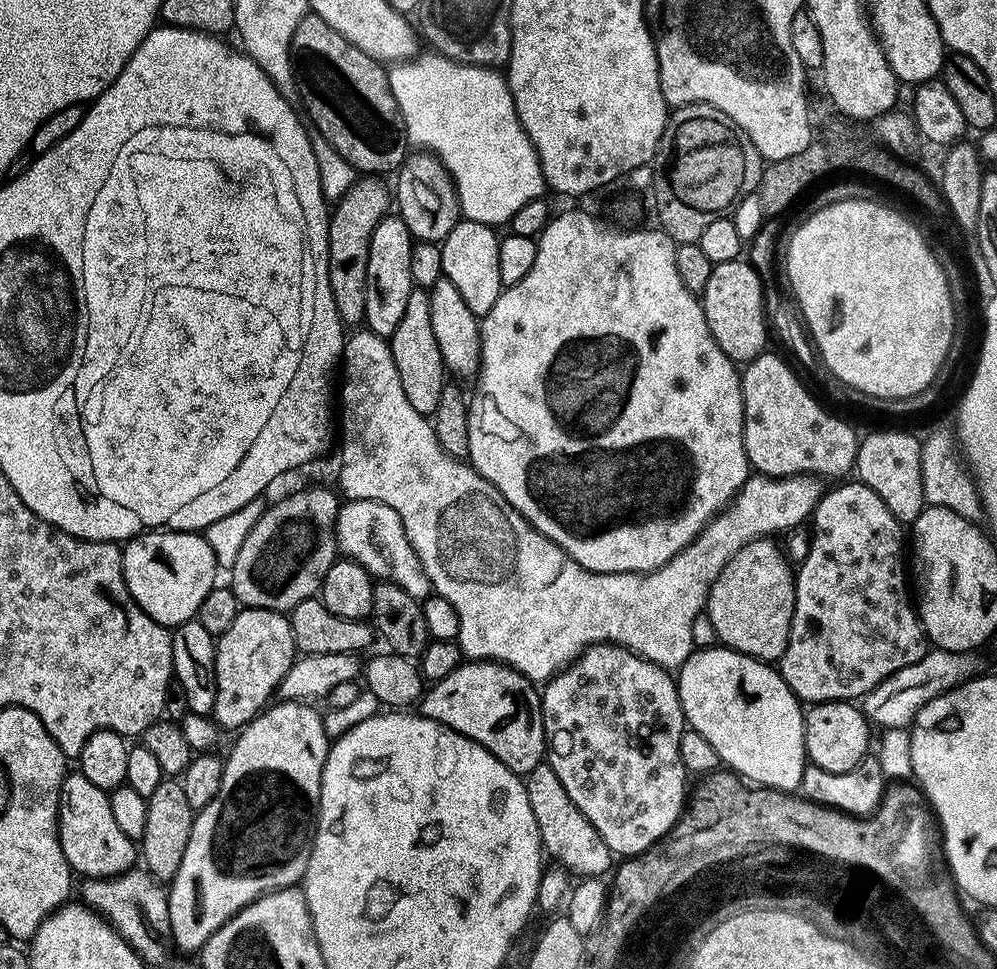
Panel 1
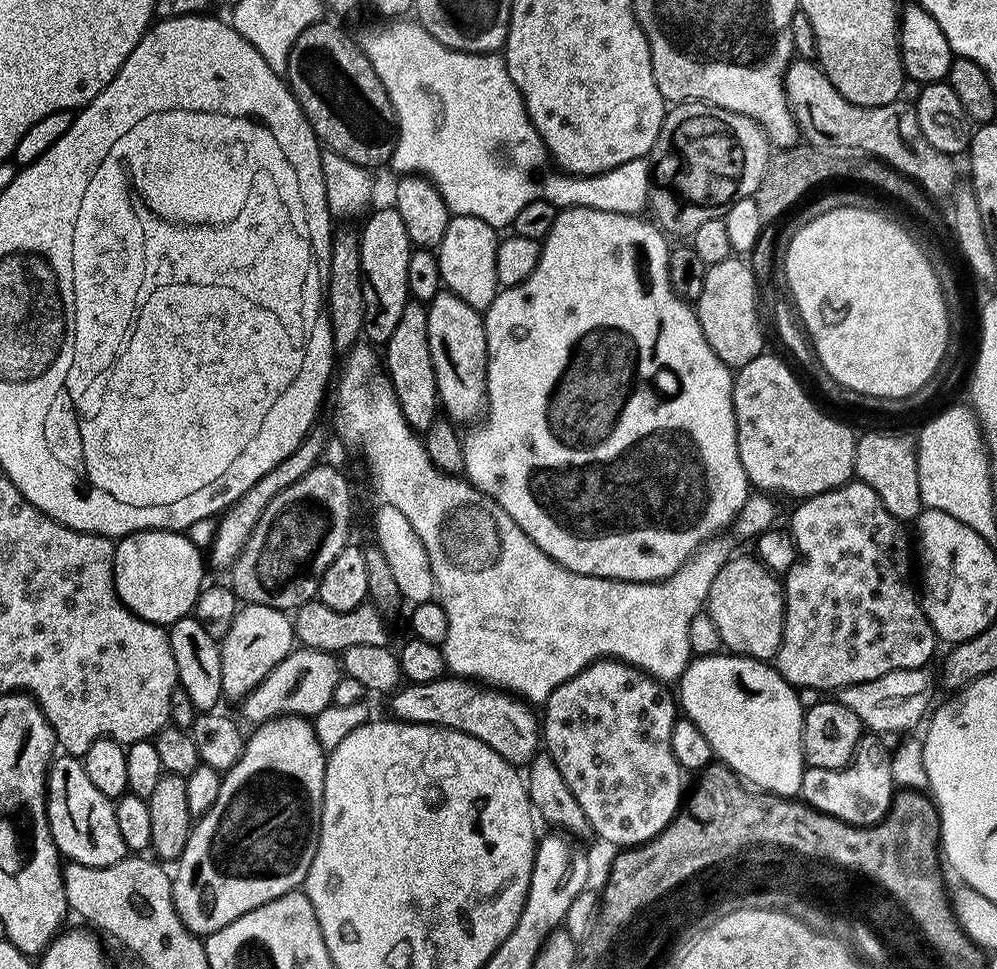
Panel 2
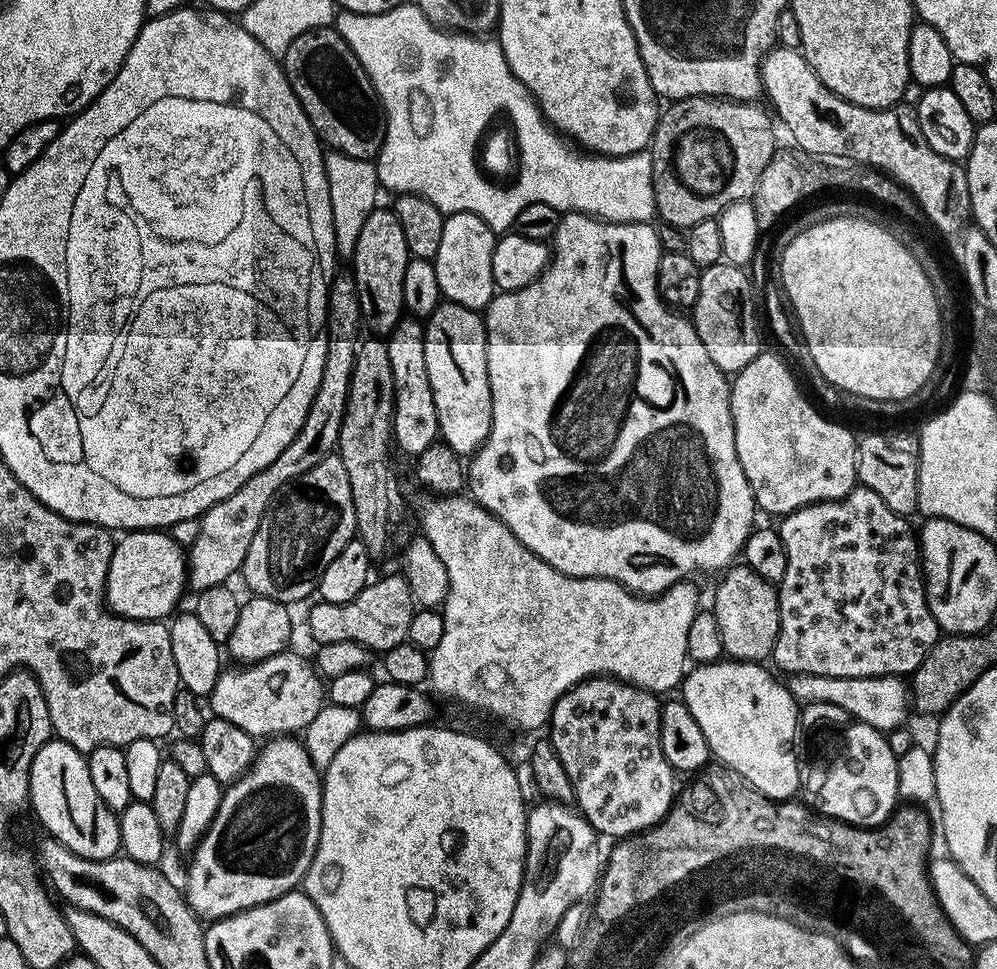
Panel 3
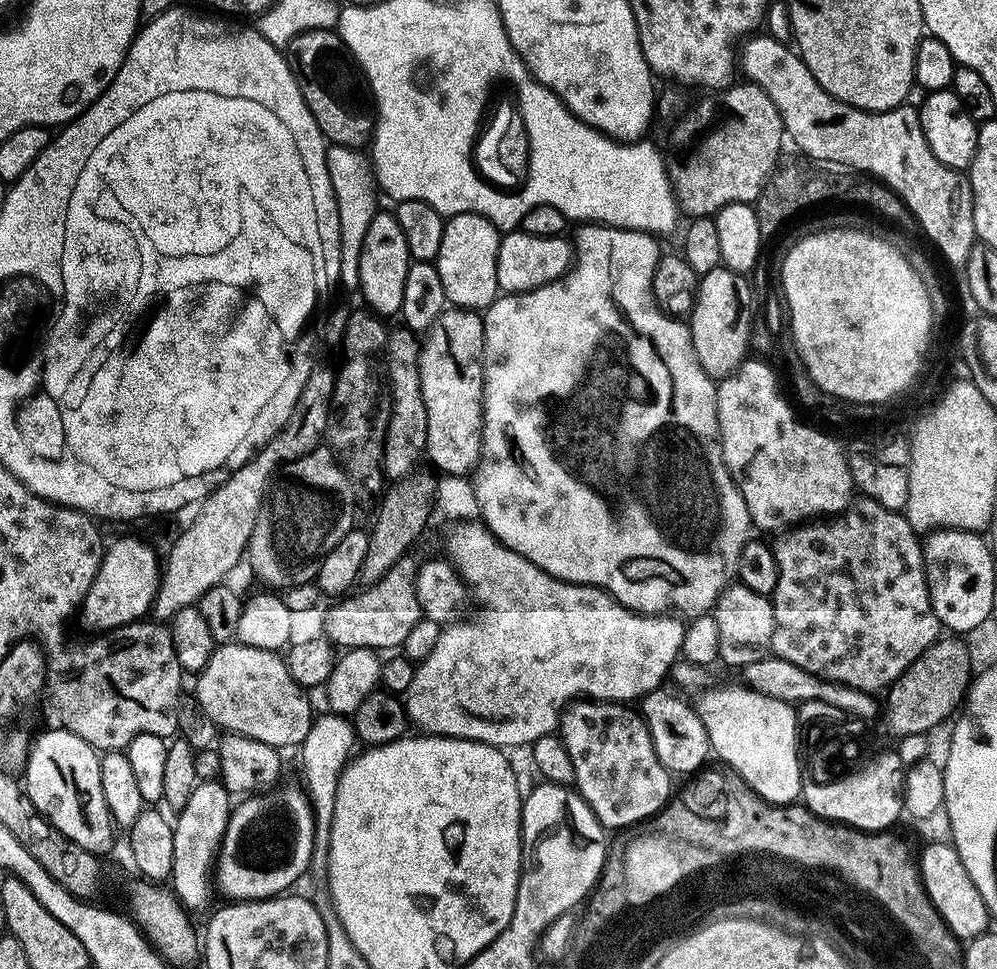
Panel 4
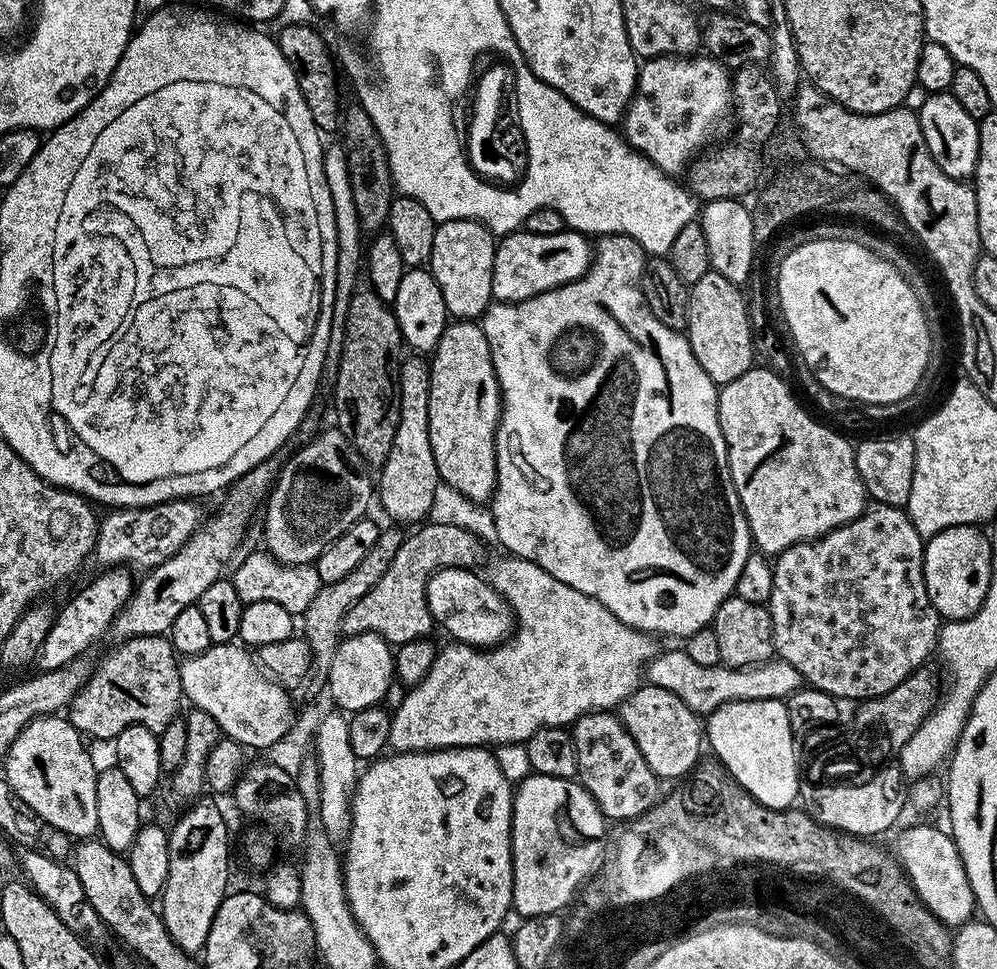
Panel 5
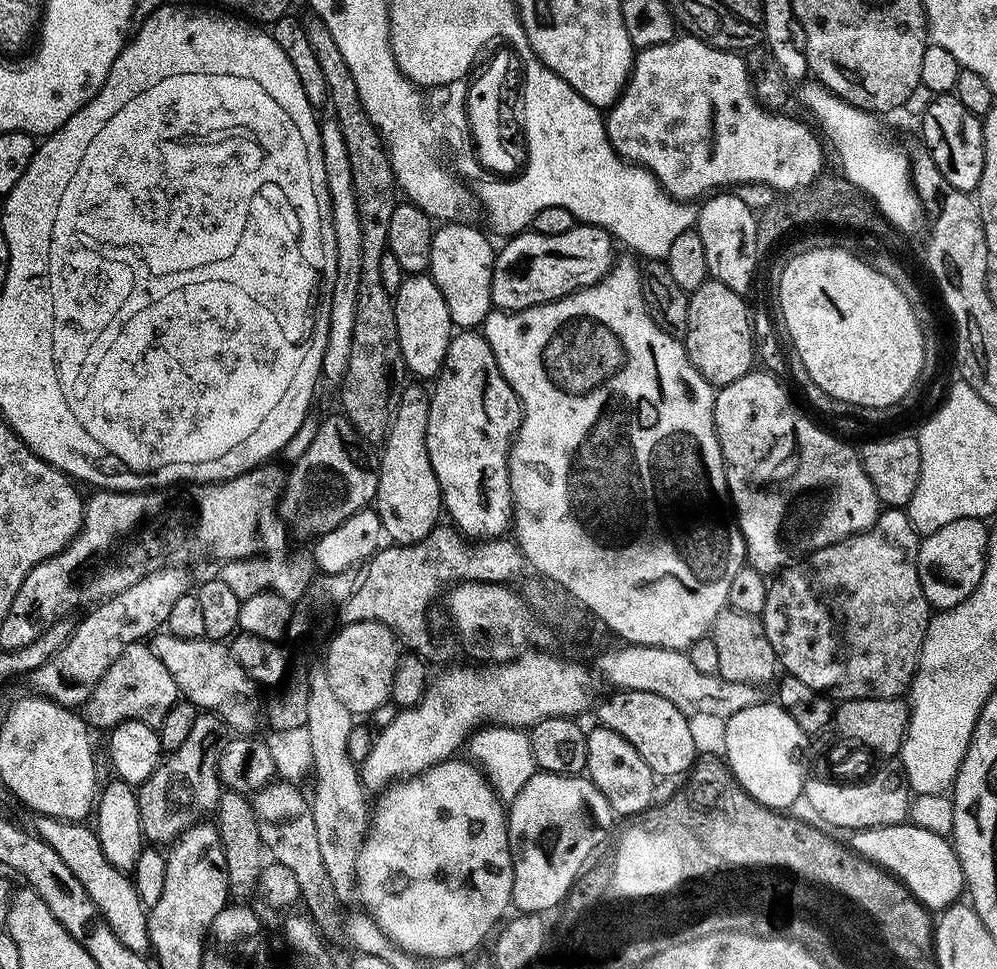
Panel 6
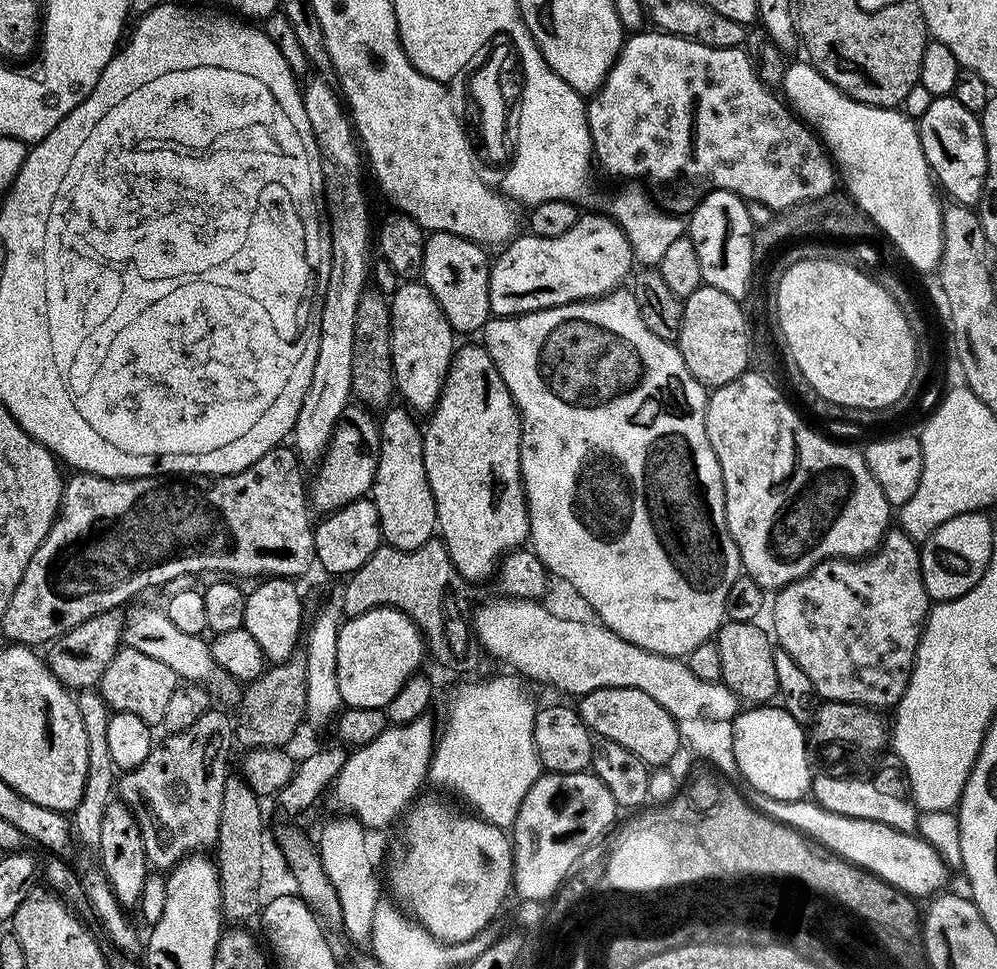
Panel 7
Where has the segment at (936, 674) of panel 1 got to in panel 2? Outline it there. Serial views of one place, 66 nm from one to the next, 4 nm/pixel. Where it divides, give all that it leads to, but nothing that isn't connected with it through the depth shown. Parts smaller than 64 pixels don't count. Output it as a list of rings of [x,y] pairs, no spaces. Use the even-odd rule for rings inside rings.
[[[927,667],[894,670],[890,674],[882,674],[882,678],[874,678],[870,682],[858,682],[854,686],[839,689],[838,699],[842,706],[846,706],[846,710],[854,710],[861,725],[869,733],[902,732],[901,734],[904,734],[908,732],[907,728],[914,727],[920,719],[921,723],[926,713],[933,707],[932,676],[928,671]]]

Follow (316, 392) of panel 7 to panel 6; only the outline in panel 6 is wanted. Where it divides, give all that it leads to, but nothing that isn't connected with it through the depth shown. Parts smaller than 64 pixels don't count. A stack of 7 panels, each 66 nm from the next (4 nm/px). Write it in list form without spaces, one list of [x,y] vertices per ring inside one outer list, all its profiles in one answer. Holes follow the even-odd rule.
[[[334,118],[321,121],[320,145],[323,150],[323,168],[326,170],[331,220],[334,226],[336,250],[336,277],[330,298],[330,326],[326,338],[326,350],[322,358],[322,376],[332,386],[339,385],[350,356],[350,342],[354,334],[354,298],[358,292],[358,274],[362,274],[362,232],[358,226],[357,203],[354,202],[353,178],[350,173],[349,155],[342,139],[341,128]]]

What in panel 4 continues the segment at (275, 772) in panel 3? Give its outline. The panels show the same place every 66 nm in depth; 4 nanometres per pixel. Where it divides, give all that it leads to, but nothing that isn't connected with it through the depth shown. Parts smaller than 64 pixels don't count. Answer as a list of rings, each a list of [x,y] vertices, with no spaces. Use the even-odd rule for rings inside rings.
[[[303,787],[282,788],[252,794],[241,799],[240,805],[233,807],[228,814],[228,825],[220,839],[220,850],[214,865],[214,884],[232,902],[251,902],[279,897],[303,872],[309,871],[312,863],[312,846],[316,837],[316,819],[312,817],[312,803]],[[263,816],[277,816],[288,820],[288,824],[276,824],[272,832],[284,836],[288,844],[252,844],[252,820]]]

